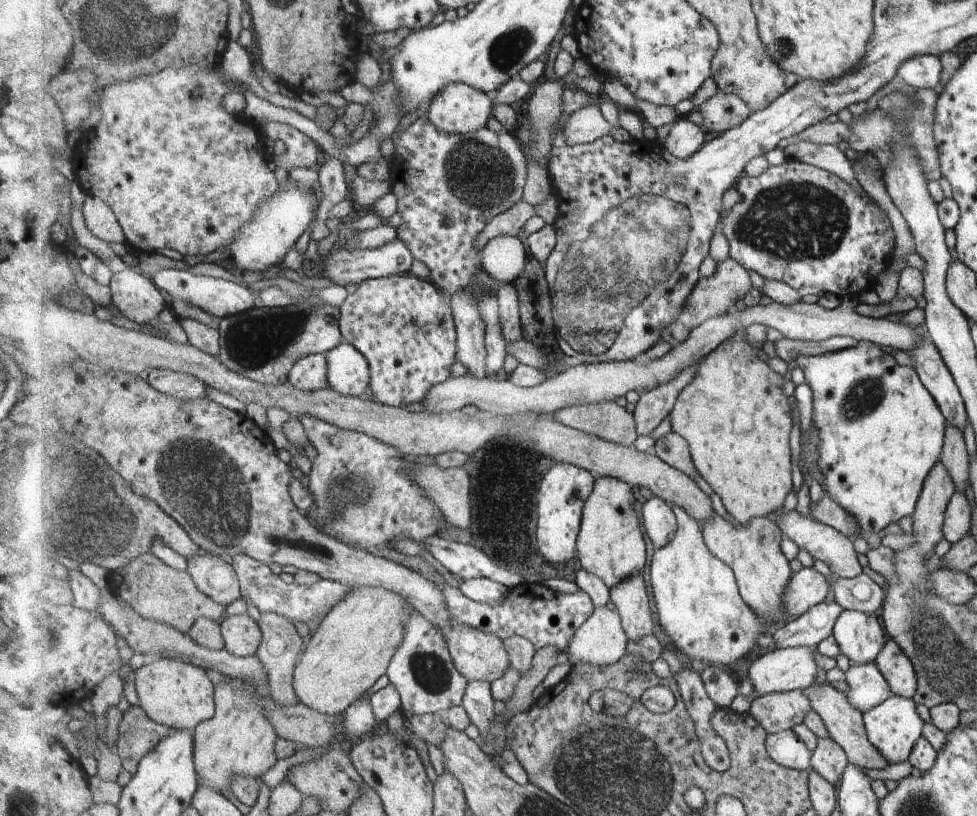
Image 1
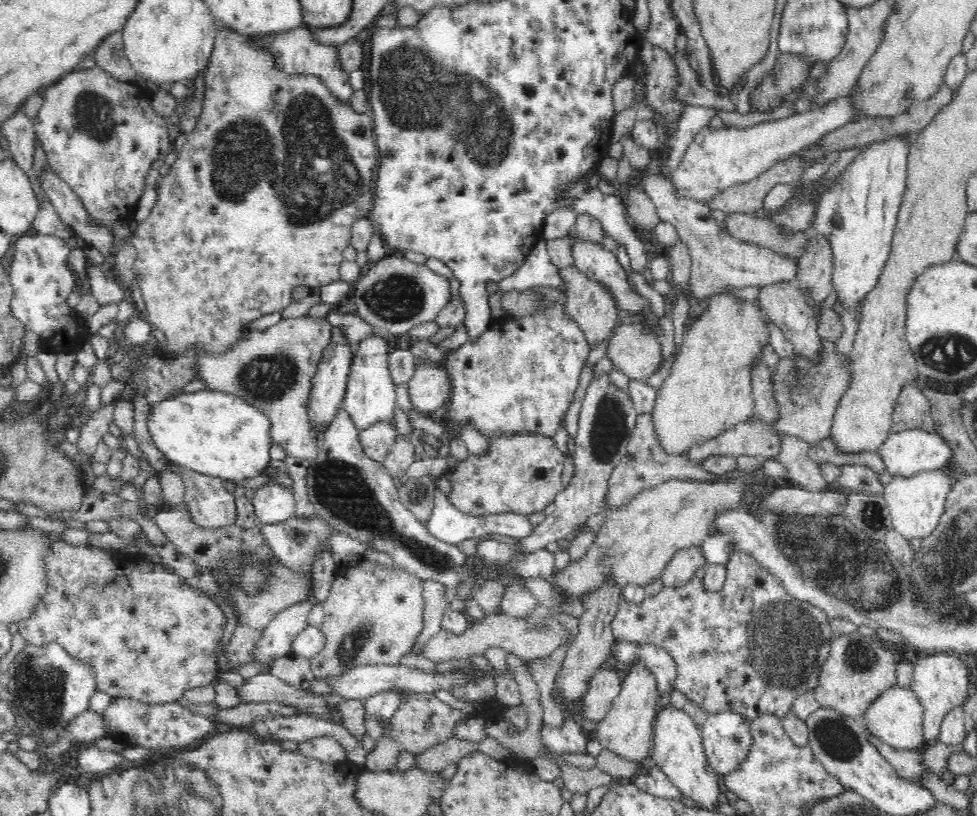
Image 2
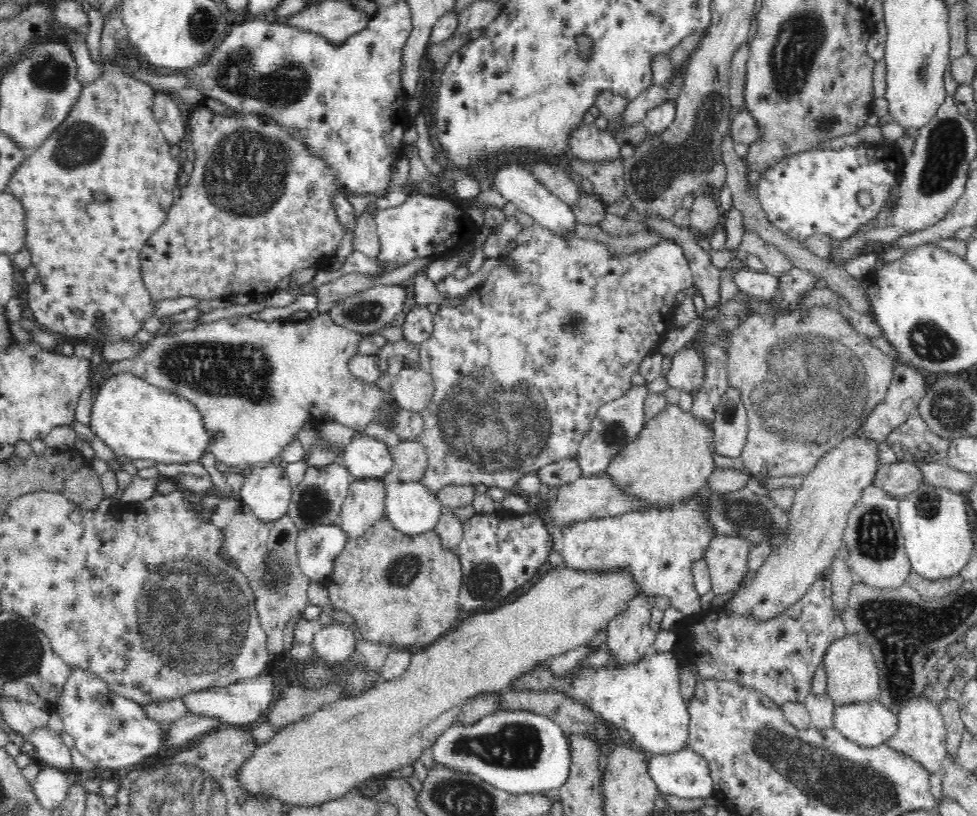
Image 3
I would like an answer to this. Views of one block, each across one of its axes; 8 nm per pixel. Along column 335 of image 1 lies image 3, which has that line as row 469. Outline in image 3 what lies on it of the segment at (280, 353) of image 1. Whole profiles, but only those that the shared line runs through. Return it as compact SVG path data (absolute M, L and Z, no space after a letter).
M334 461L320 467L308 466L305 473L304 480L293 490L287 516L294 521L299 530L312 528L316 524L336 523L350 485L355 480L348 467Z

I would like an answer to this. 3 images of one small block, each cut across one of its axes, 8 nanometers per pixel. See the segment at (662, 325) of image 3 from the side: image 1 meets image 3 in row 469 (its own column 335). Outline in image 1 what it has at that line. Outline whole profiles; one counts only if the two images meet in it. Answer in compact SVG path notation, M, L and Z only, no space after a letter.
M299 418L317 455L303 483L315 504L303 512L312 526L337 541L381 556L392 550L393 542L426 542L441 534L445 514L411 476L411 459L392 445L358 431L342 430L319 418Z

